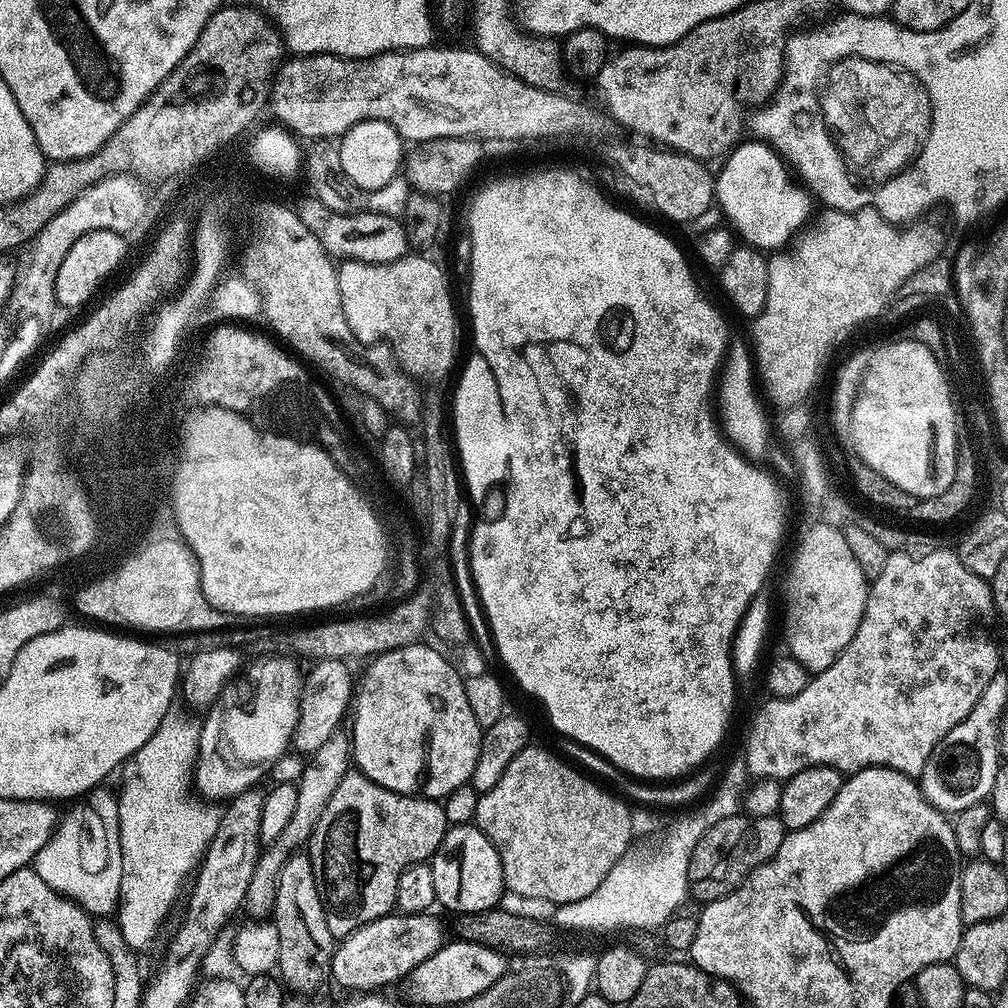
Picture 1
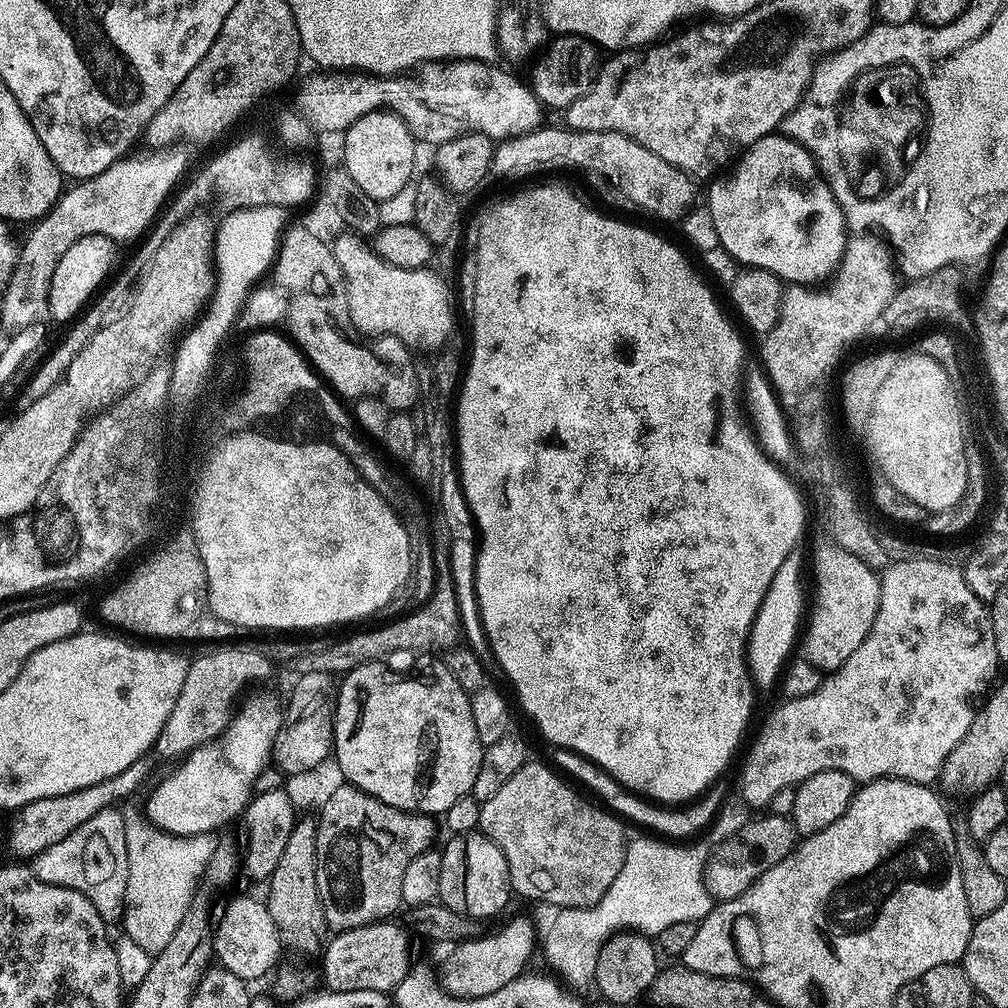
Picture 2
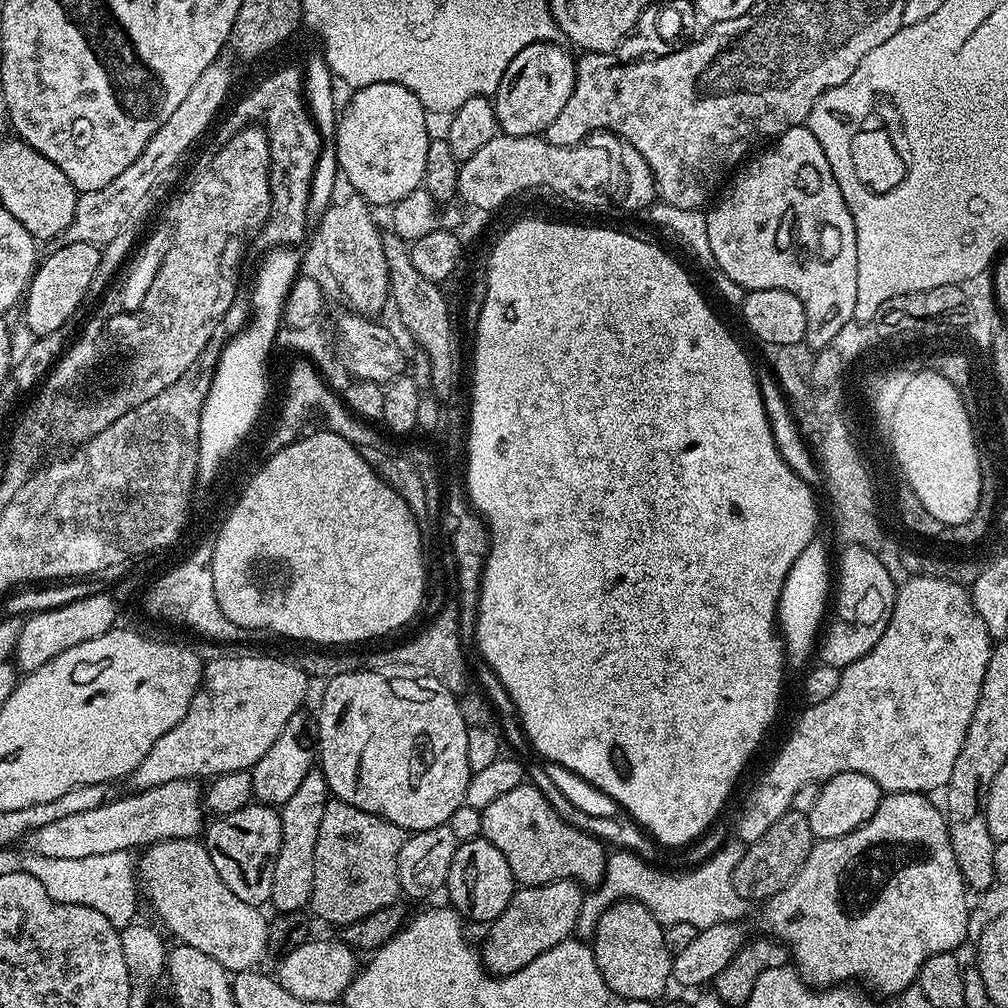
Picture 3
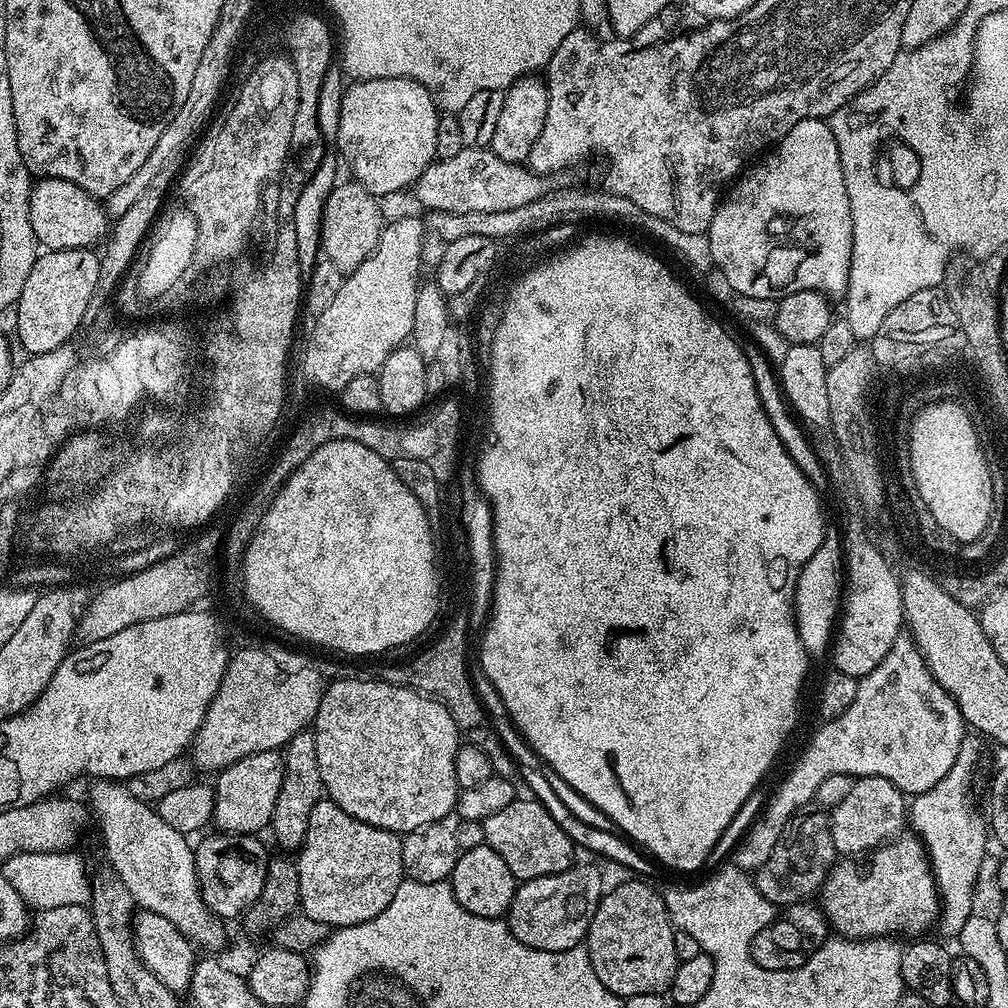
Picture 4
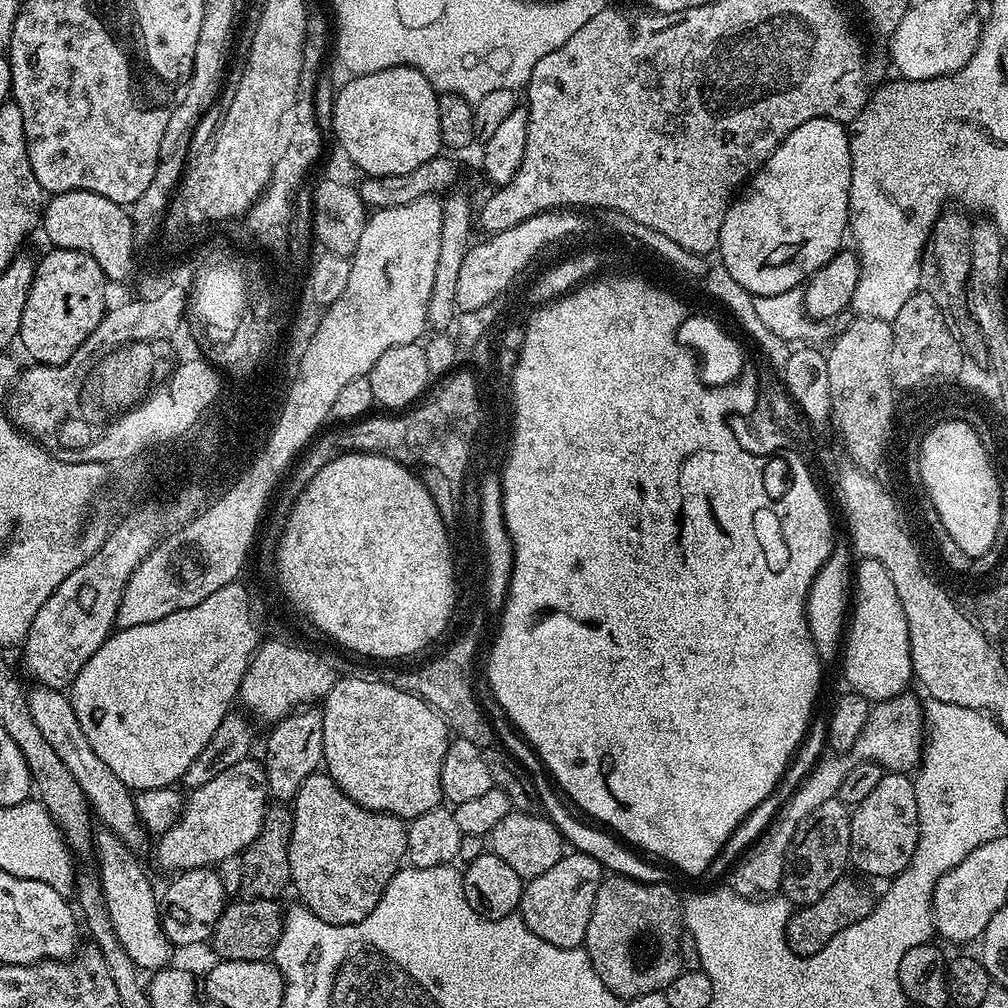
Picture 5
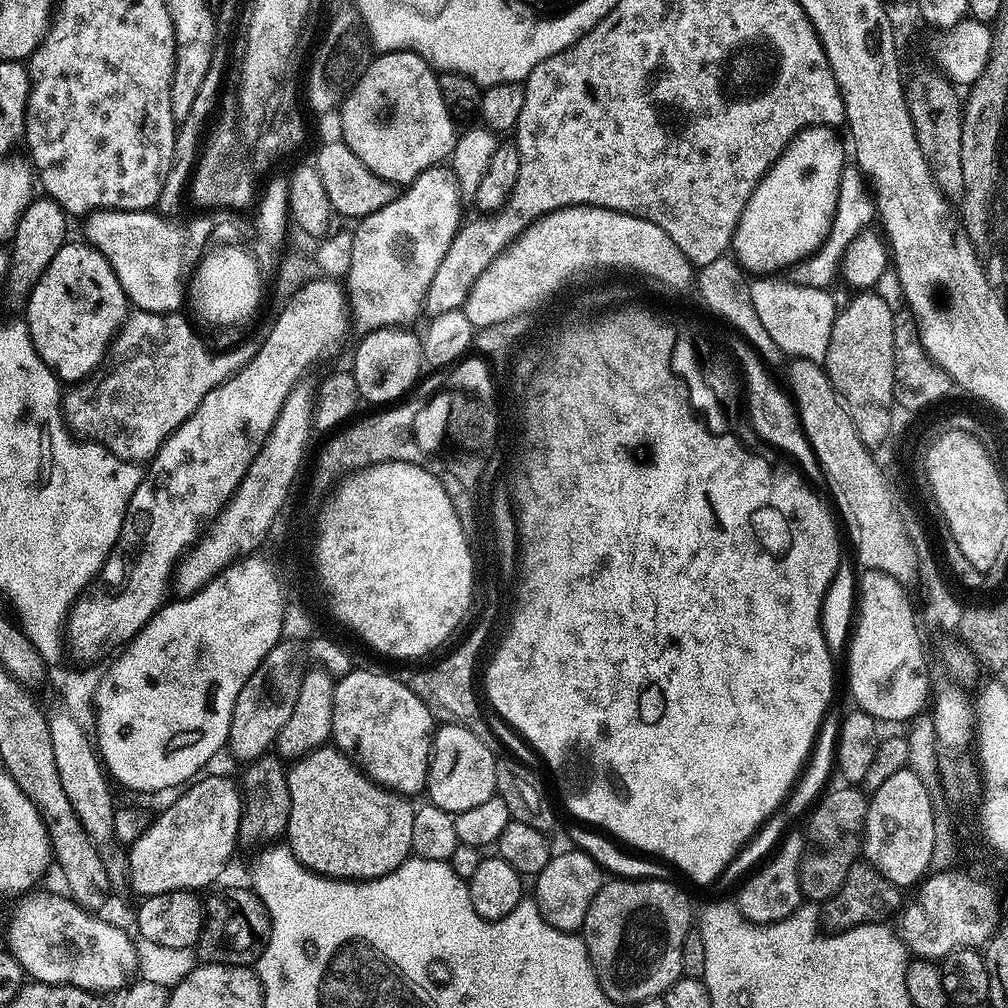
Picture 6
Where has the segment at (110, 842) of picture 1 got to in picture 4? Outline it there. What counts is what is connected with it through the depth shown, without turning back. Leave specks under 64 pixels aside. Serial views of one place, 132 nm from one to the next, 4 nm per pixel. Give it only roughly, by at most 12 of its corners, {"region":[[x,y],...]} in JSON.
{"region":[[75,851],[20,852],[2,874],[33,909],[87,905]]}

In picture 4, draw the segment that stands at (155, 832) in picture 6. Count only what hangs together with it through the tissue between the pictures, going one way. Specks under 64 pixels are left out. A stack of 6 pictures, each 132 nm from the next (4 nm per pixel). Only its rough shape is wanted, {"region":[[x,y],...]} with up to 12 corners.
{"region":[[279,751],[250,754],[214,781],[211,823],[256,834],[282,790]]}

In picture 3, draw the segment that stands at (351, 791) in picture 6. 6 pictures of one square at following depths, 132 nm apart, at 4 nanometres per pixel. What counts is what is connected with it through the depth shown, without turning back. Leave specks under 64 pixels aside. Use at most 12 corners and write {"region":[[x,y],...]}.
{"region":[[329,799],[311,911],[343,926],[397,903],[404,829]]}

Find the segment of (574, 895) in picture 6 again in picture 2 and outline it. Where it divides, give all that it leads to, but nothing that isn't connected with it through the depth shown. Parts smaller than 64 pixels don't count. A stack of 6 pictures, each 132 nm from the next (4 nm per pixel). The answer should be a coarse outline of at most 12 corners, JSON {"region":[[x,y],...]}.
{"region":[[530,917],[465,939],[440,983],[482,998],[525,975],[538,948]]}

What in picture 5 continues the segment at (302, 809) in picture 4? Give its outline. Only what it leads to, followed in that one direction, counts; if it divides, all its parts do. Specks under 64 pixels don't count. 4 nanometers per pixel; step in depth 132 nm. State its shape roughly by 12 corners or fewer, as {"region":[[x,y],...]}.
{"region":[[319,707],[271,725],[268,791],[295,801],[324,762]]}

